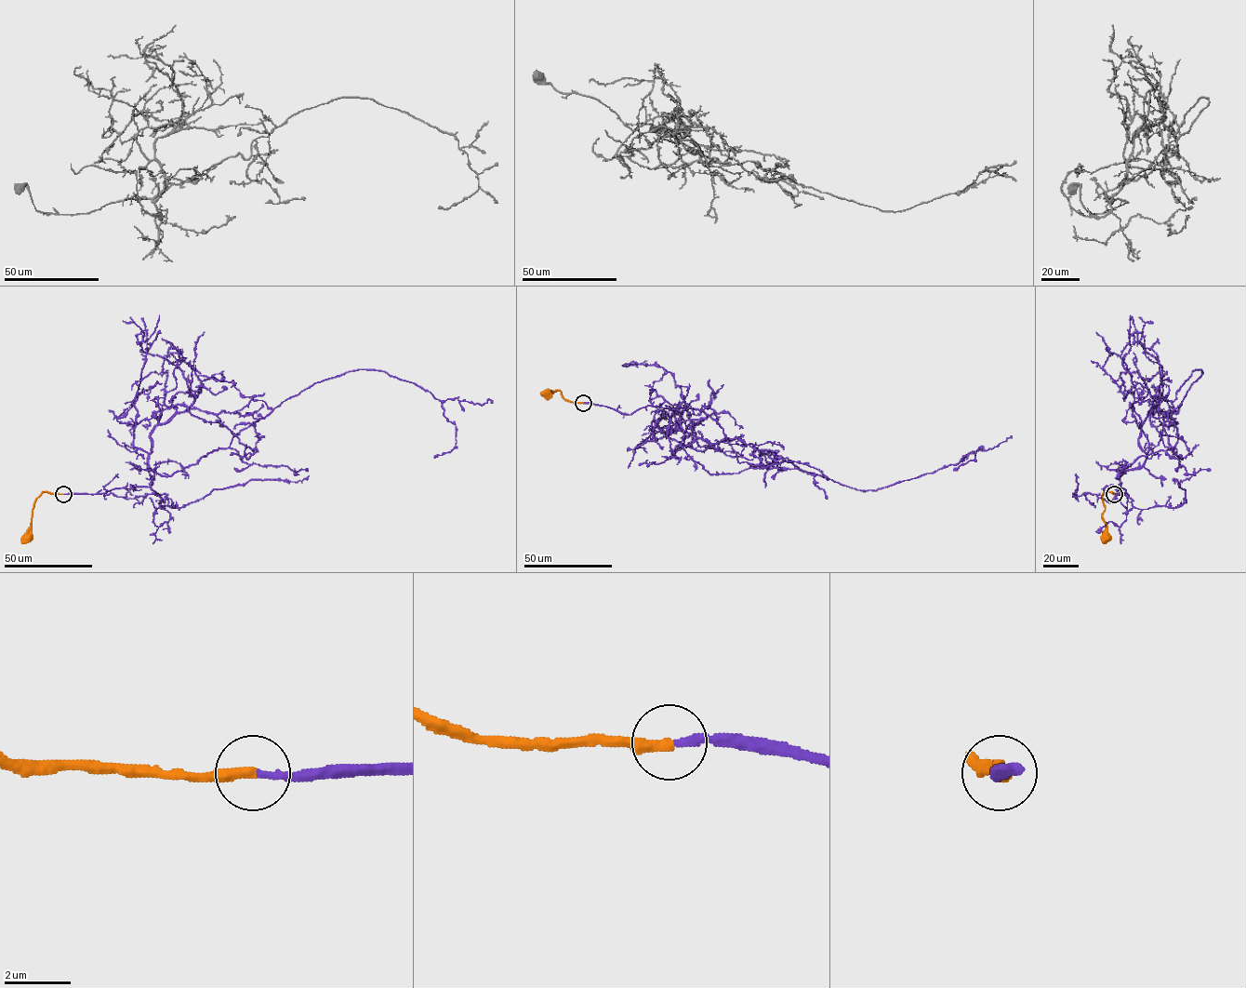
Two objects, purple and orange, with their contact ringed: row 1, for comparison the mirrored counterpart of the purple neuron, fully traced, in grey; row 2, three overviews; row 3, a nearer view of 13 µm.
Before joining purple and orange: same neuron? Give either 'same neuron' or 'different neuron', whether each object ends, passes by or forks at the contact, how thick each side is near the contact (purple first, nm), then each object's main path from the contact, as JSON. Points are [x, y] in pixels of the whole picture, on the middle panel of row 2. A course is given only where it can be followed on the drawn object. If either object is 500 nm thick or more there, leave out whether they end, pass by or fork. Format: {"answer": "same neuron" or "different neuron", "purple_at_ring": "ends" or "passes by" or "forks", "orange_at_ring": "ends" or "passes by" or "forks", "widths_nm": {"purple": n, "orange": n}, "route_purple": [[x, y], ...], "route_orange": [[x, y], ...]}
{"answer": "same neuron", "purple_at_ring": "ends", "orange_at_ring": "ends", "widths_nm": {"purple": 240, "orange": 340}, "route_purple": [[583, 402], [627, 414], [647, 406], [702, 410], [739, 462], [786, 458], [861, 490], [974, 452], [953, 471]], "route_orange": [[583, 402], [565, 400], [560, 391], [548, 393]]}

